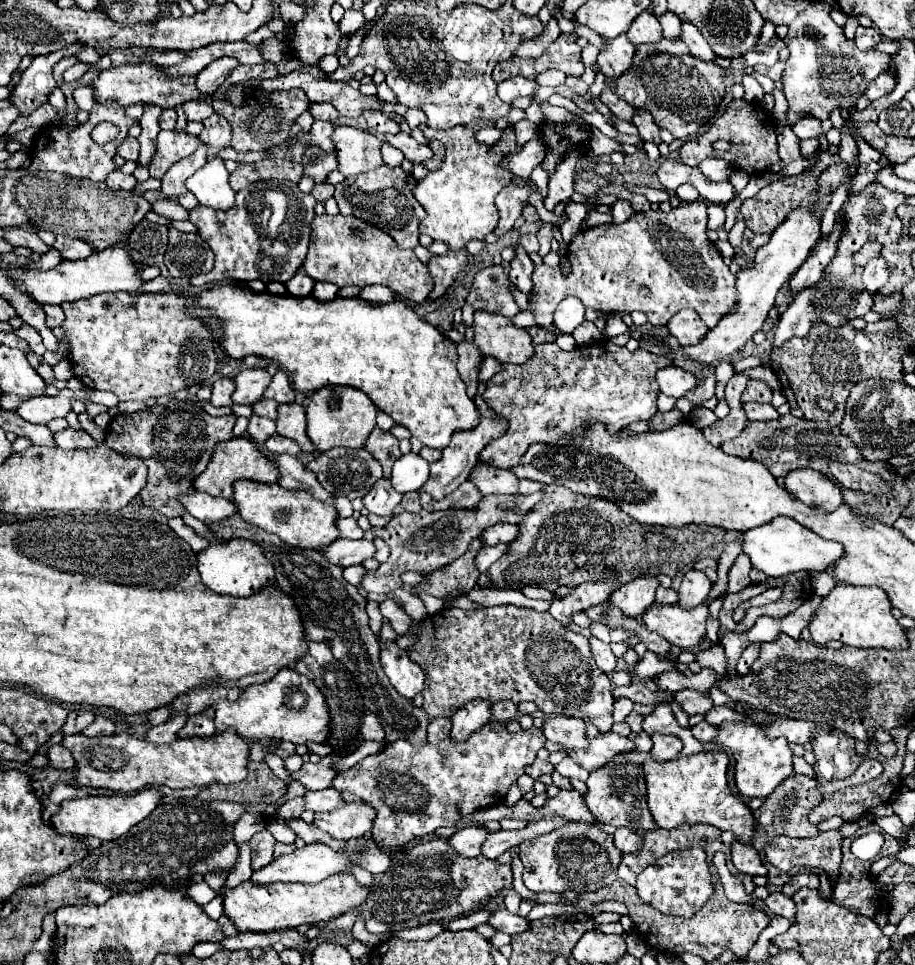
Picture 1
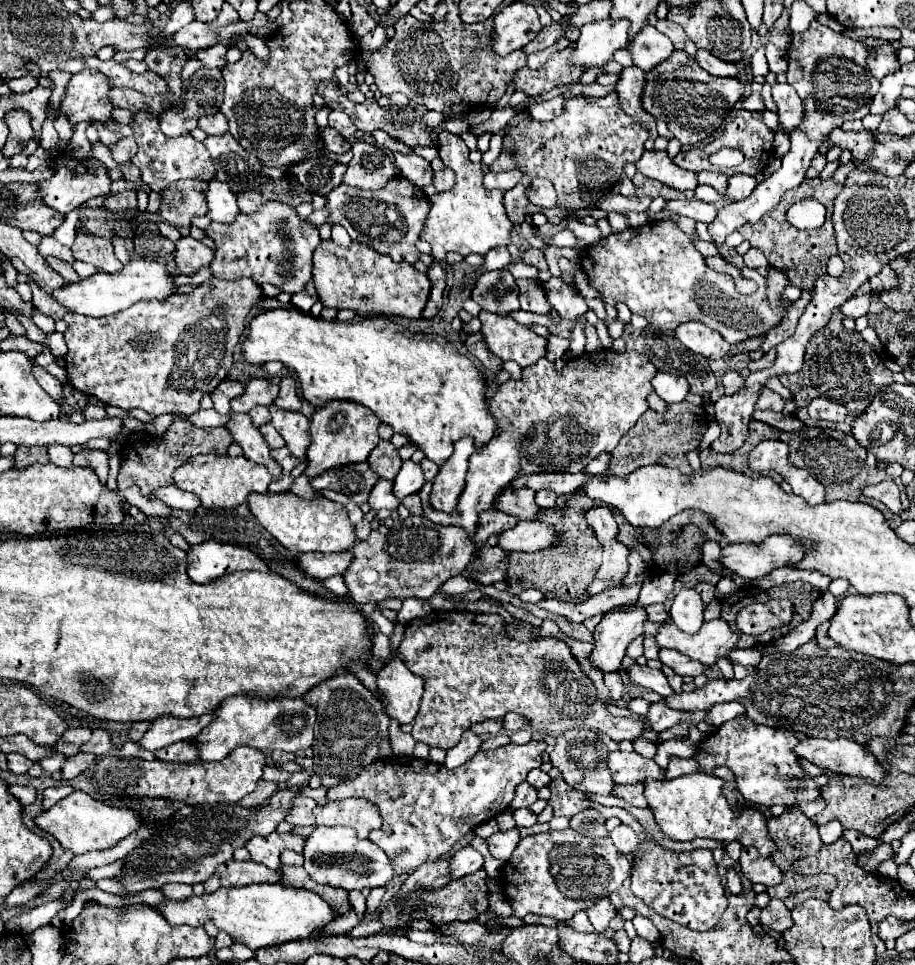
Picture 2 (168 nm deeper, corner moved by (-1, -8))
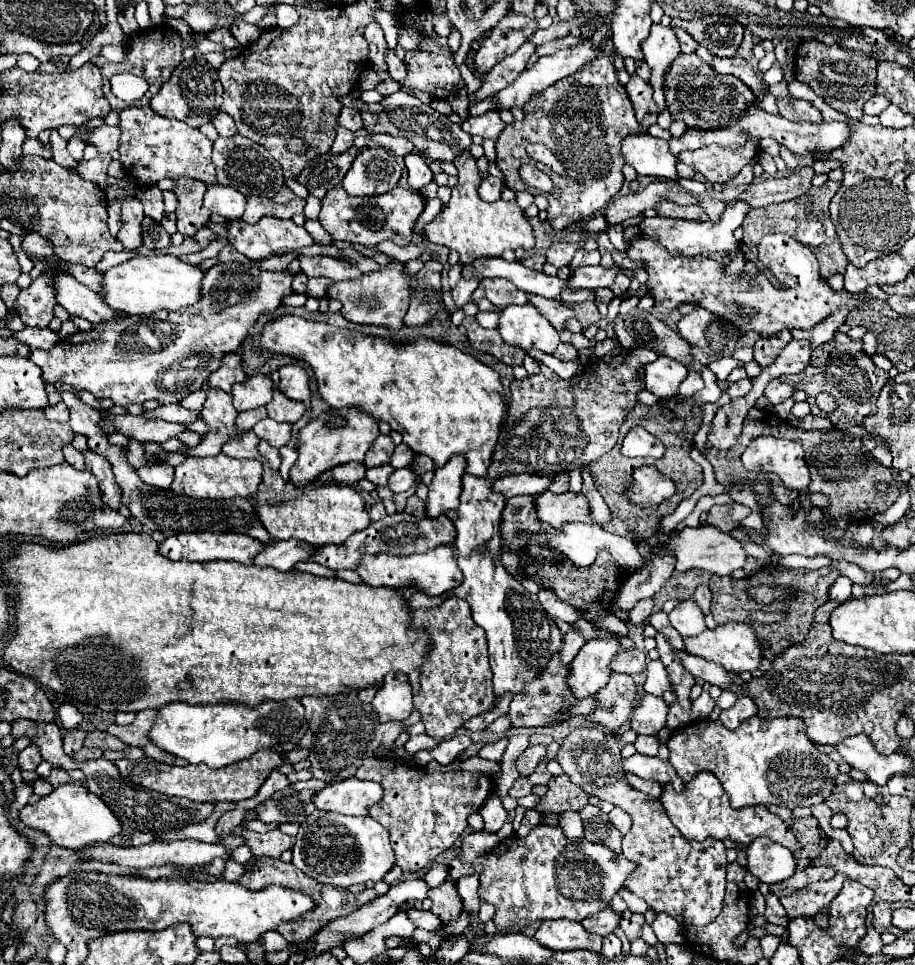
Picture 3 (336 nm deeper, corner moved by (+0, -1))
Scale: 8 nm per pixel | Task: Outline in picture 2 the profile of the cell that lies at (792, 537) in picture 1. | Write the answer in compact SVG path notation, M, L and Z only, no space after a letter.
M770 536L762 546L728 544L722 548L718 562L722 568L740 578L758 580L774 568L782 568L788 562L802 560L806 548L810 546L810 542L798 544L790 536Z

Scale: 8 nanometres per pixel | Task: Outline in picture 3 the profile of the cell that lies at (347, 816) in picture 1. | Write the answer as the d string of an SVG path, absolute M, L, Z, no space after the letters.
M357 777L327 785L323 791L313 795L313 805L319 811L333 811L341 815L367 817L369 809L383 797L381 785L373 781L359 781Z

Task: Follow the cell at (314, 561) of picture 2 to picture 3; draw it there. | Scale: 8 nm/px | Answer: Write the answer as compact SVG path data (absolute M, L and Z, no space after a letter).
M287 539L287 541L273 541L273 545L265 545L263 551L257 555L255 565L273 567L277 571L291 571L301 561L313 561L317 545L309 545L305 541Z

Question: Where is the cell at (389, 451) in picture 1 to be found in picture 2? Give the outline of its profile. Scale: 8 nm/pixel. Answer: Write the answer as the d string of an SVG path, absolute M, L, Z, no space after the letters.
M380 440L378 446L370 452L368 456L368 464L370 468L380 476L380 478L388 478L394 480L400 466L402 466L402 458L398 456L398 450L392 442L388 440Z

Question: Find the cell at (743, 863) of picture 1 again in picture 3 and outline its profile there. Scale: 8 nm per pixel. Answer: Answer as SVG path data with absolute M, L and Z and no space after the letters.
M757 837L747 847L747 871L759 881L771 885L785 881L795 873L795 859L789 849L765 837Z

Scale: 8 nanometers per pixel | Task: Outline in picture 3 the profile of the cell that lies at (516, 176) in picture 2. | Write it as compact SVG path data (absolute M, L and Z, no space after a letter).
M485 177L481 187L479 187L479 195L483 201L497 201L501 197L501 191L503 191L503 185L505 181L499 179L499 177Z

